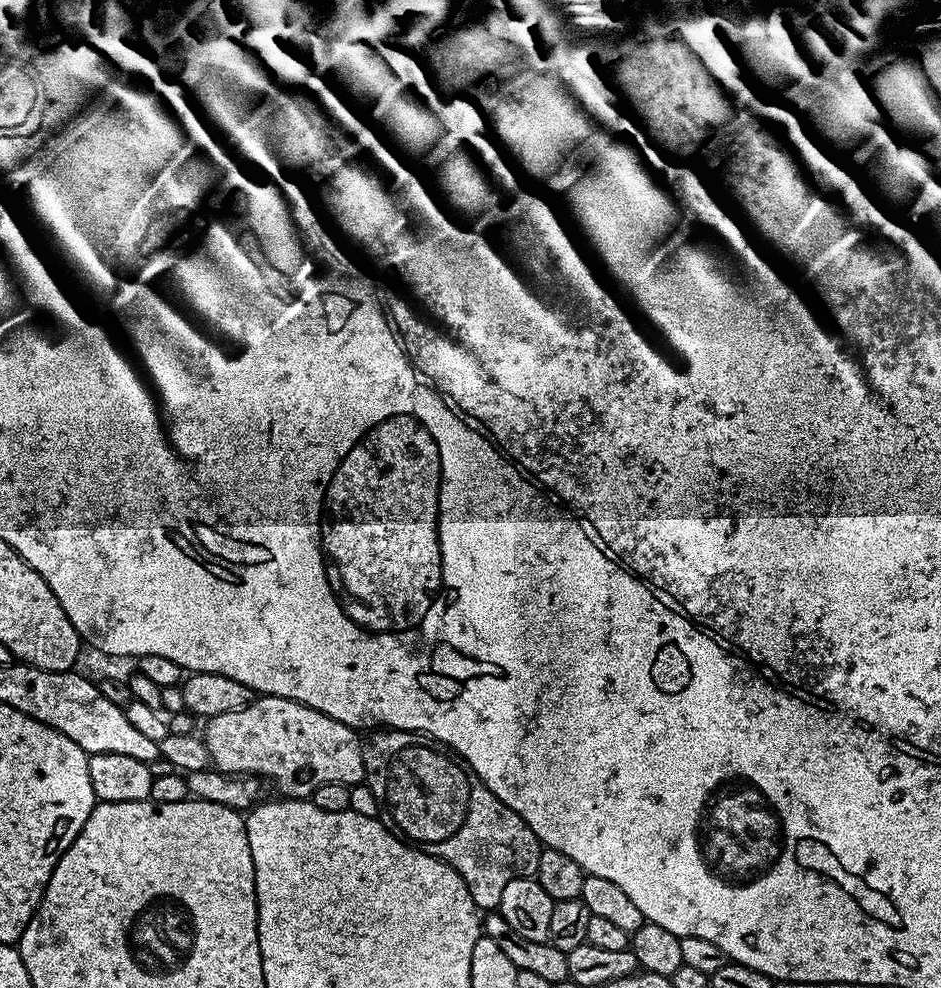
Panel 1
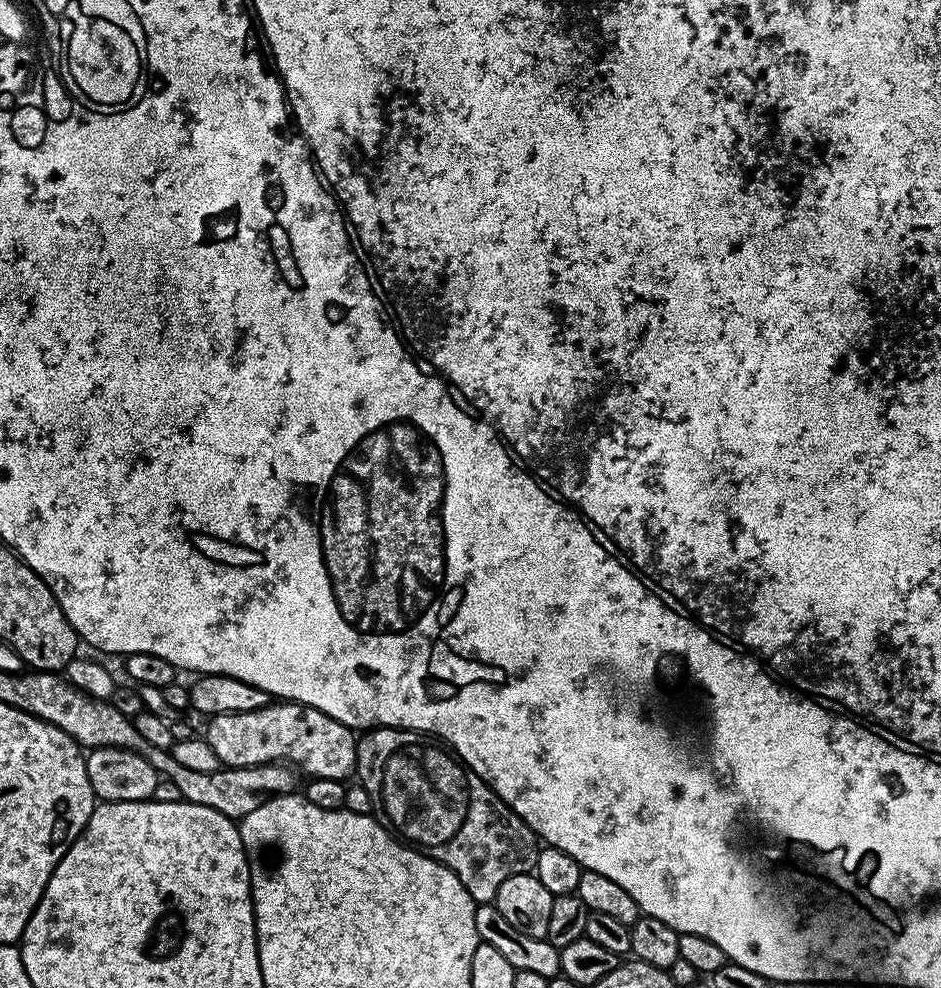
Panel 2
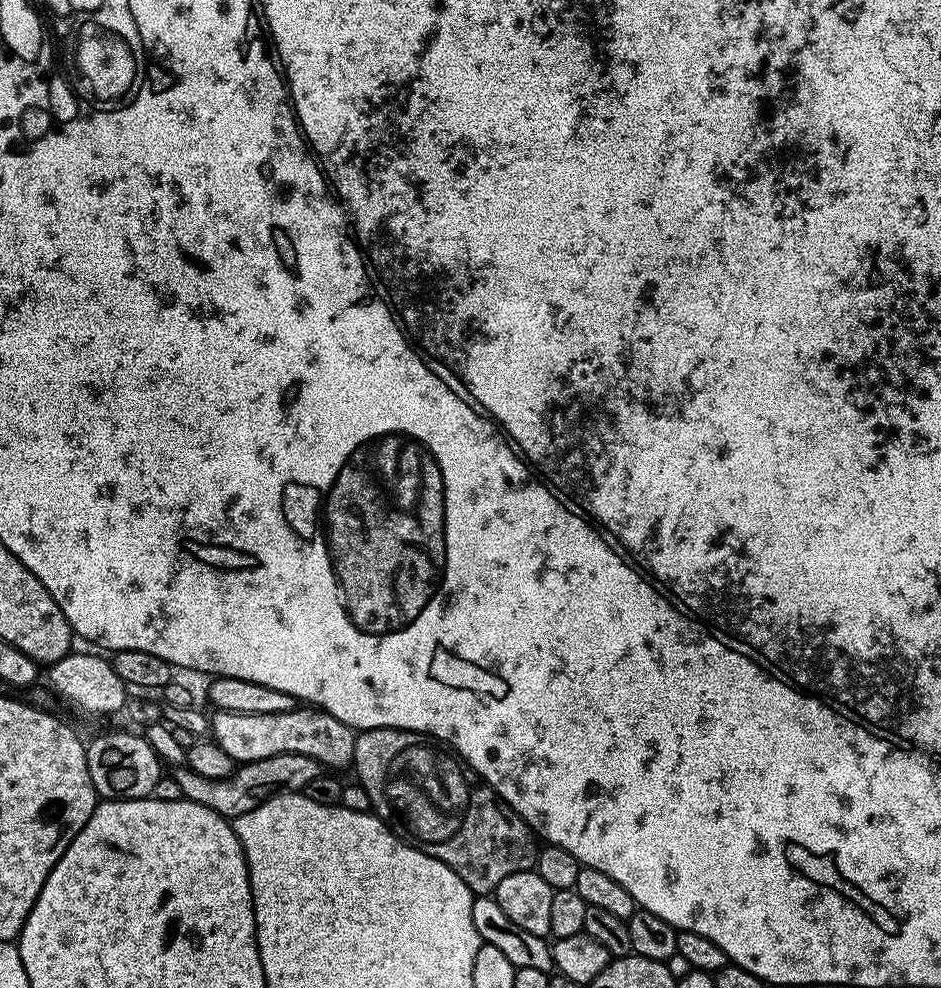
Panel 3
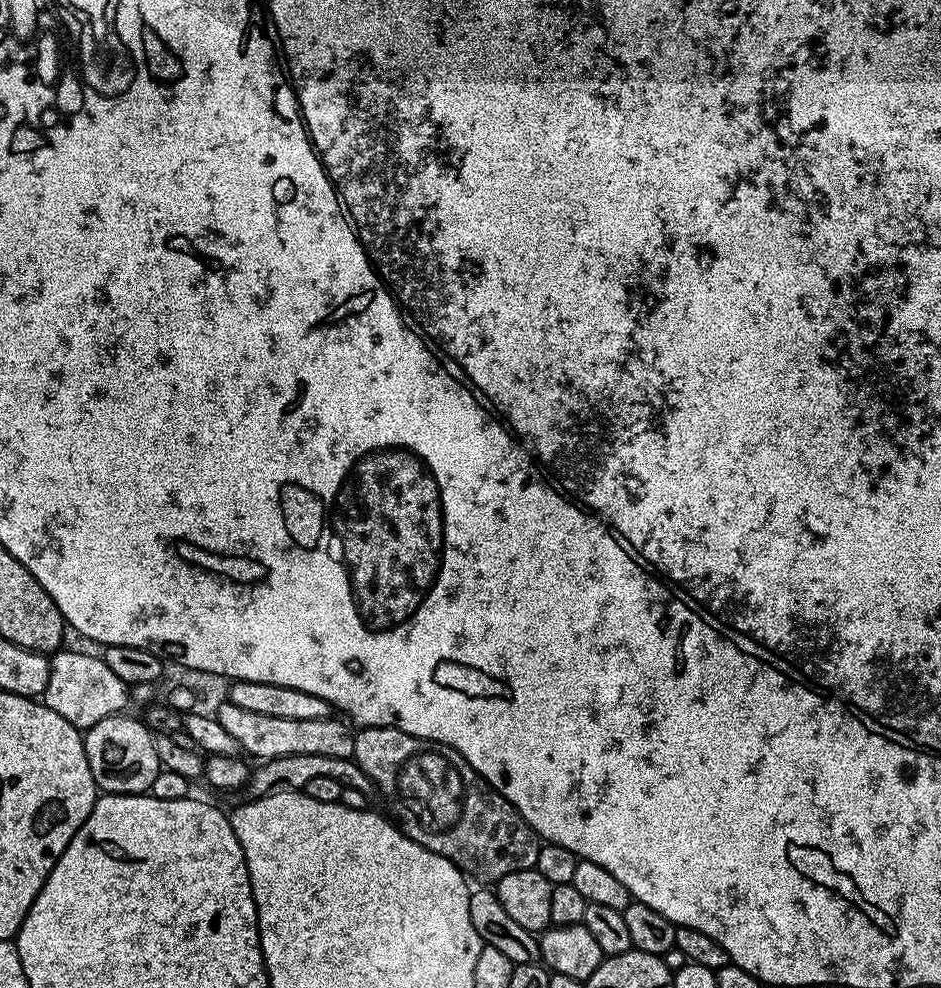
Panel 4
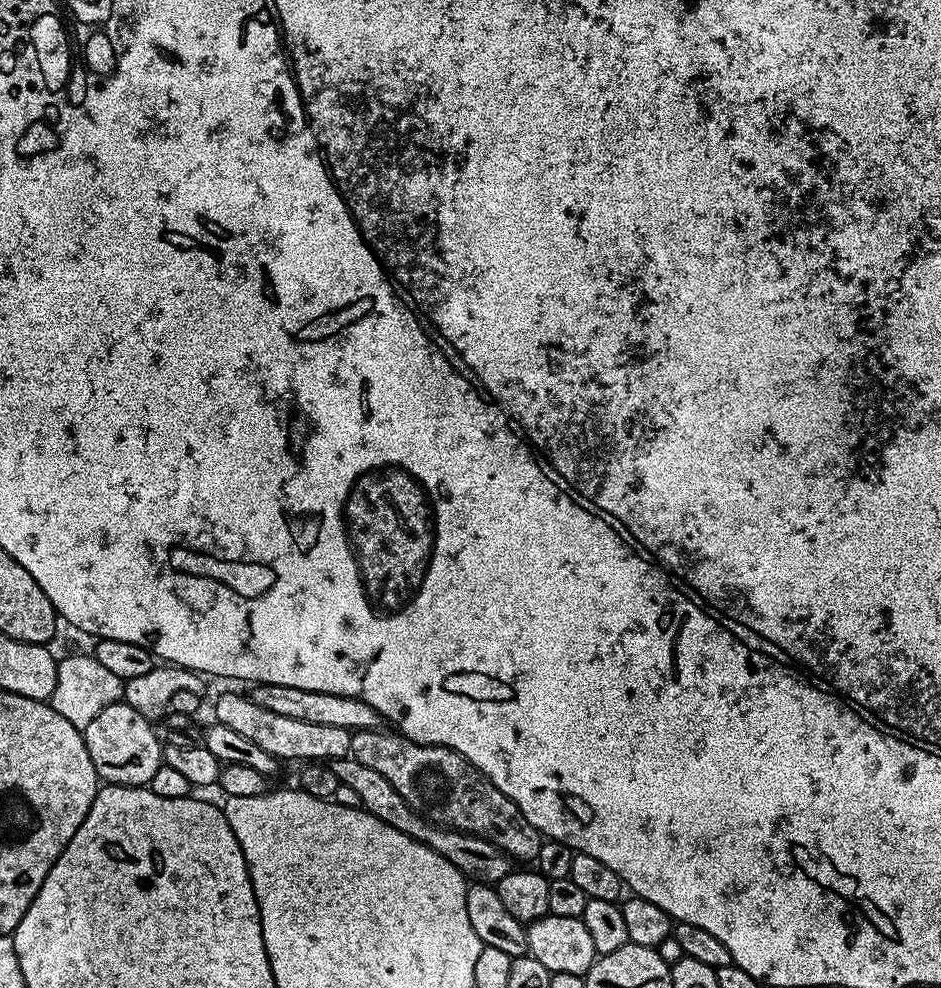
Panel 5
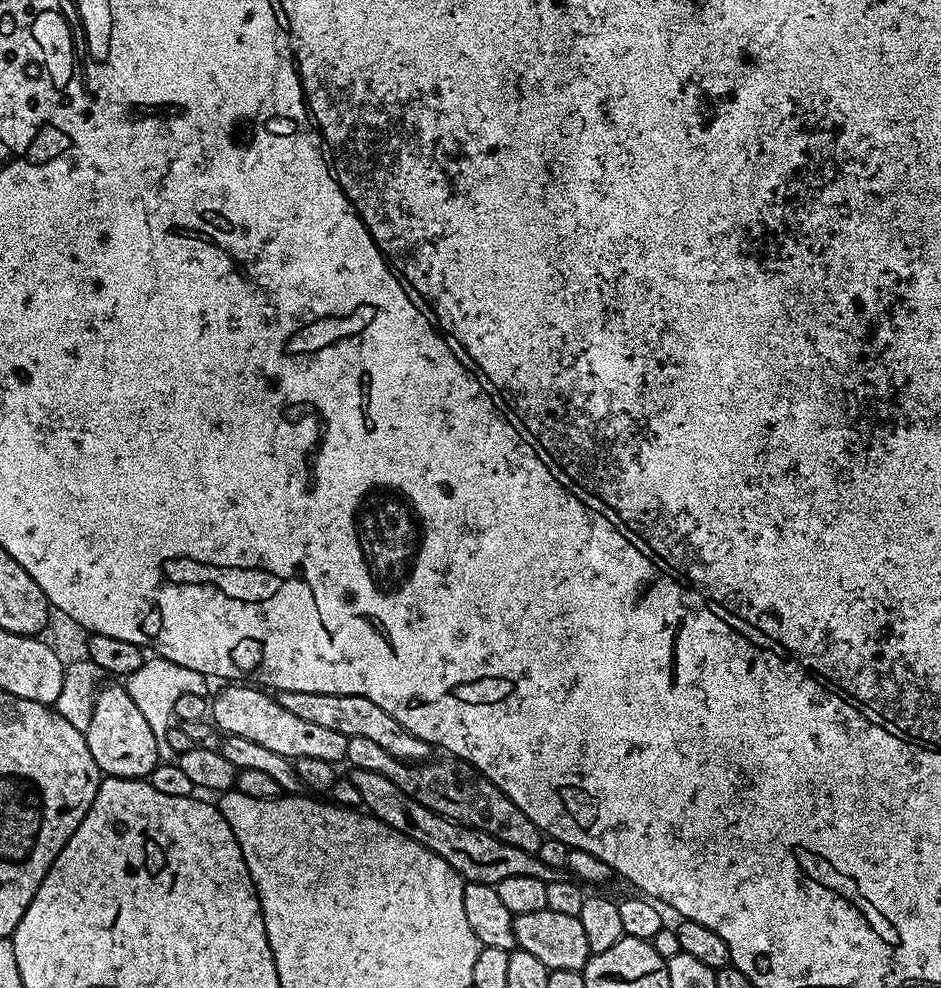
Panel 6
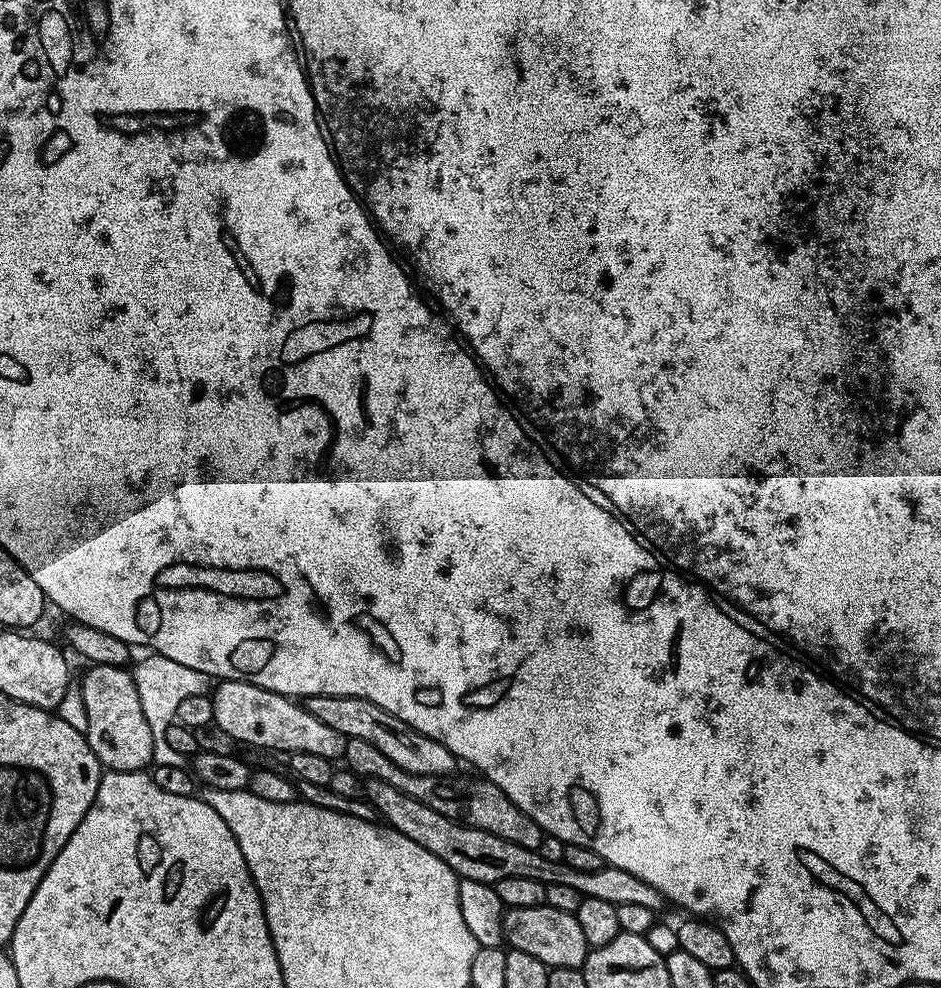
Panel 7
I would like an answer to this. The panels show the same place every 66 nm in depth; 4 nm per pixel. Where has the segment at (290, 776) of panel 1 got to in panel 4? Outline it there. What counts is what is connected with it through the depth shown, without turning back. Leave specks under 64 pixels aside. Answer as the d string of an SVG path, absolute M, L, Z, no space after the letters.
M221 702L217 706L214 717L249 757L257 756L257 761L260 762L290 754L326 754L330 758L349 758L354 750L353 729L348 729L349 725L343 719L296 722L294 718L270 718L267 714L250 714L250 710L242 710L242 706L227 702Z

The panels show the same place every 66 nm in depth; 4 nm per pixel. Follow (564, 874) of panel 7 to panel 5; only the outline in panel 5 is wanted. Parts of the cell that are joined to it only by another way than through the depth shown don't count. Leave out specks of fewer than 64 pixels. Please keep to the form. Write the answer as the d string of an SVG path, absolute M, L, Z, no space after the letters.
M351 755L331 761L330 767L334 770L334 775L338 777L340 784L350 786L350 790L358 794L360 807L365 812L374 814L374 818L382 818L382 822L394 826L394 830L402 830L402 834L442 854L442 858L449 860L469 881L495 886L502 878L506 878L506 874L514 871L512 857L507 856L501 848L494 846L489 840L481 836L471 836L469 832L457 832L454 828L446 828L424 819L409 806L406 798L402 798L402 794L398 794L398 790L394 790L394 786L390 786L390 782L386 782L386 778L382 778L382 774L378 774L378 770L370 770L370 766L362 766L362 762L352 759Z

